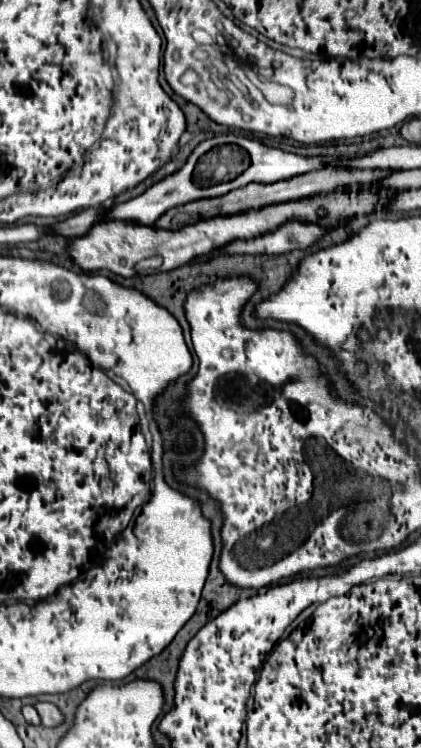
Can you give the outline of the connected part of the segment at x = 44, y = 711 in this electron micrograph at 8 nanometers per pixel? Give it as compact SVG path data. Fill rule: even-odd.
M36 702L34 708L38 710L44 726L58 726L62 722L62 718L64 718L62 712L52 702Z

